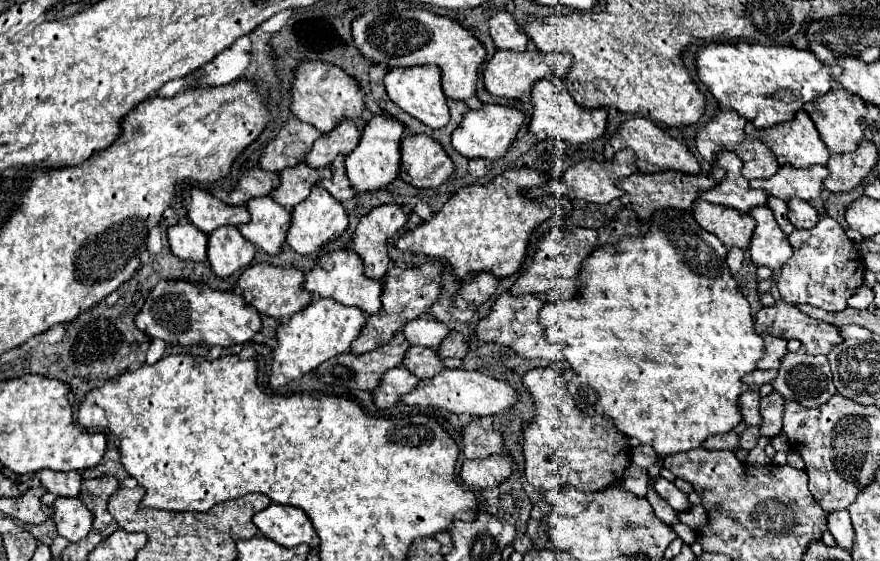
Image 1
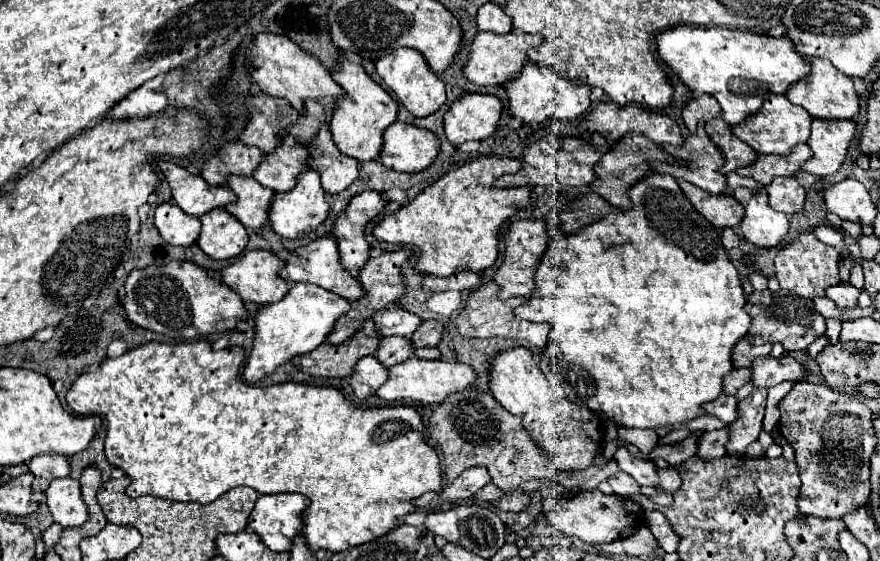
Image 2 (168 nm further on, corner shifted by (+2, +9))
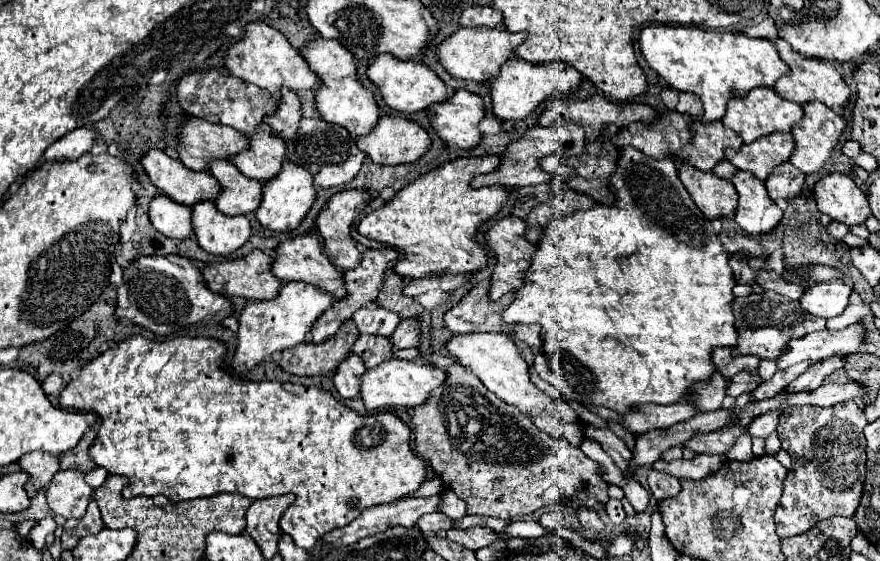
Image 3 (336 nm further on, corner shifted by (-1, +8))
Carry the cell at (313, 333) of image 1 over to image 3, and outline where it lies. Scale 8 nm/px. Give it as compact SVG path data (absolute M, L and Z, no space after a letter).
M287 282L281 286L277 298L273 300L255 300L247 302L239 316L237 330L237 350L233 356L233 370L243 374L259 364L263 358L273 356L285 348L297 346L309 340L309 330L313 322L335 302L333 294L315 288L305 282Z

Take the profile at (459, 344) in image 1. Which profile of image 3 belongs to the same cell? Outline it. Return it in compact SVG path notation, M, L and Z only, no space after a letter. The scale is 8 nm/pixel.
M409 318L409 320L401 320L397 330L391 334L391 344L395 348L413 348L419 346L419 322Z

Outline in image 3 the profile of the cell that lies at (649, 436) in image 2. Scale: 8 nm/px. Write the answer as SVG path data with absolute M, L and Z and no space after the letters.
M697 454L693 460L673 460L673 462L665 462L665 460L657 460L653 462L652 469L657 472L667 472L675 478L689 478L689 480L701 480L713 472L719 470L719 466L723 466L727 458L723 454L717 456L707 456L707 454Z

